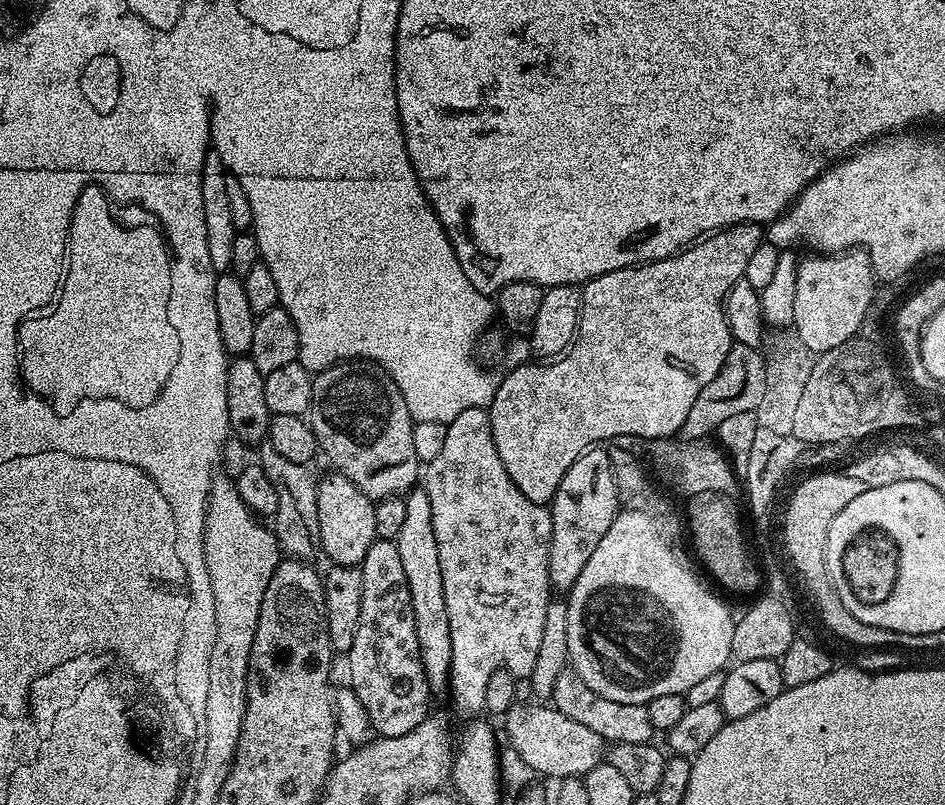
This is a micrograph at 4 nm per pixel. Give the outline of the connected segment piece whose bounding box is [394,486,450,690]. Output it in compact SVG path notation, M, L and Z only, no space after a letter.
M416 486L403 497L405 518L395 538L398 558L402 558L402 571L406 574L406 582L410 590L410 602L414 606L414 622L418 634L418 646L424 673L428 679L429 689L444 688L448 683L450 670L450 624L446 622L446 598L442 594L442 570L438 566L438 542L434 538L434 518L430 514L430 498L423 487Z

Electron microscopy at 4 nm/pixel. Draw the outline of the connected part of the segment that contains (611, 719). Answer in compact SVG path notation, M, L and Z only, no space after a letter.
M565 670L558 674L558 682L554 682L550 704L571 721L577 721L581 725L585 725L587 729L594 730L605 742L647 744L653 739L654 729L645 705L610 702L610 698L602 698L602 694L590 690L590 686L586 686L586 682L582 682L582 678L574 670Z

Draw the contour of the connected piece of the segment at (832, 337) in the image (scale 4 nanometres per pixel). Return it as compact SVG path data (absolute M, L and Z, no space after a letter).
M863 250L808 255L812 256L804 256L797 266L793 325L798 339L814 354L819 354L842 346L844 337L869 319L878 277Z

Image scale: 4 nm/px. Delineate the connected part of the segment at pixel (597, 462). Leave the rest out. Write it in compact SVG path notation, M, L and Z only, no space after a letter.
M593 446L562 474L562 482L550 501L552 514L552 537L548 555L548 582L560 594L572 591L578 574L590 562L590 554L598 550L598 542L606 538L606 530L614 522L616 513L621 511L622 501L614 486L614 472L610 458L603 447Z

